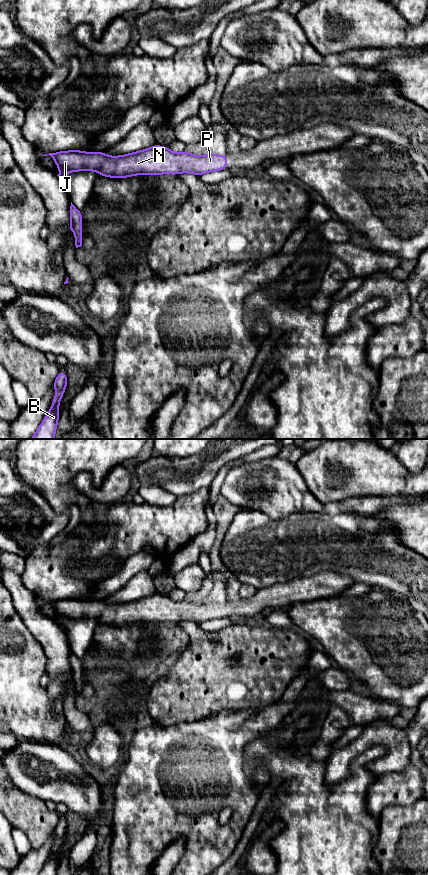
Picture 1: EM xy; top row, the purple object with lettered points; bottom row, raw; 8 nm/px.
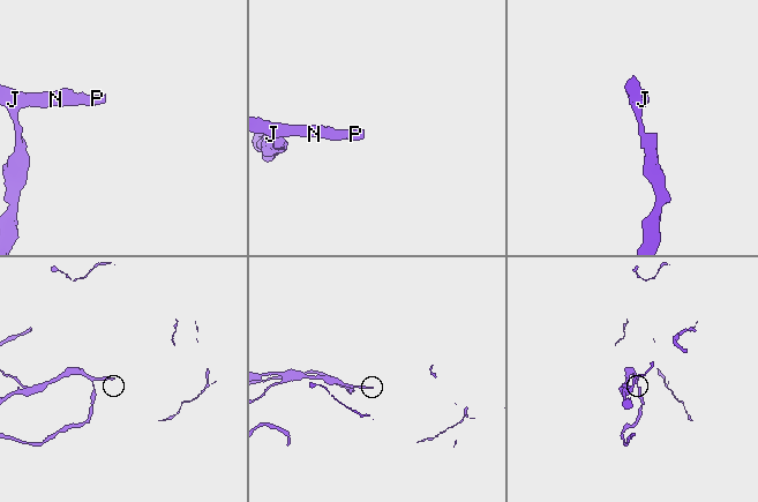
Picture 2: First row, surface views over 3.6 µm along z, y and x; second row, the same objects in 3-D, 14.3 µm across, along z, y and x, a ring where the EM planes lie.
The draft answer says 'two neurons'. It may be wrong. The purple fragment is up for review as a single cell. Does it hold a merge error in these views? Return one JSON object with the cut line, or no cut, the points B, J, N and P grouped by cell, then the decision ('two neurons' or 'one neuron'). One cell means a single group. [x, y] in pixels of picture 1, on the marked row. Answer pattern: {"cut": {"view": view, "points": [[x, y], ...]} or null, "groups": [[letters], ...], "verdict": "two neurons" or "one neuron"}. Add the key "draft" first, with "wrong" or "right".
{"draft": "right", "cut": {"view": "xy", "points": [[71, 220], [74, 230]]}, "groups": [["B"], ["J", "N", "P"]], "verdict": "two neurons"}

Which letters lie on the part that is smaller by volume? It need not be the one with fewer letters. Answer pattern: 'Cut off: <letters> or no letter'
Cut off: B

